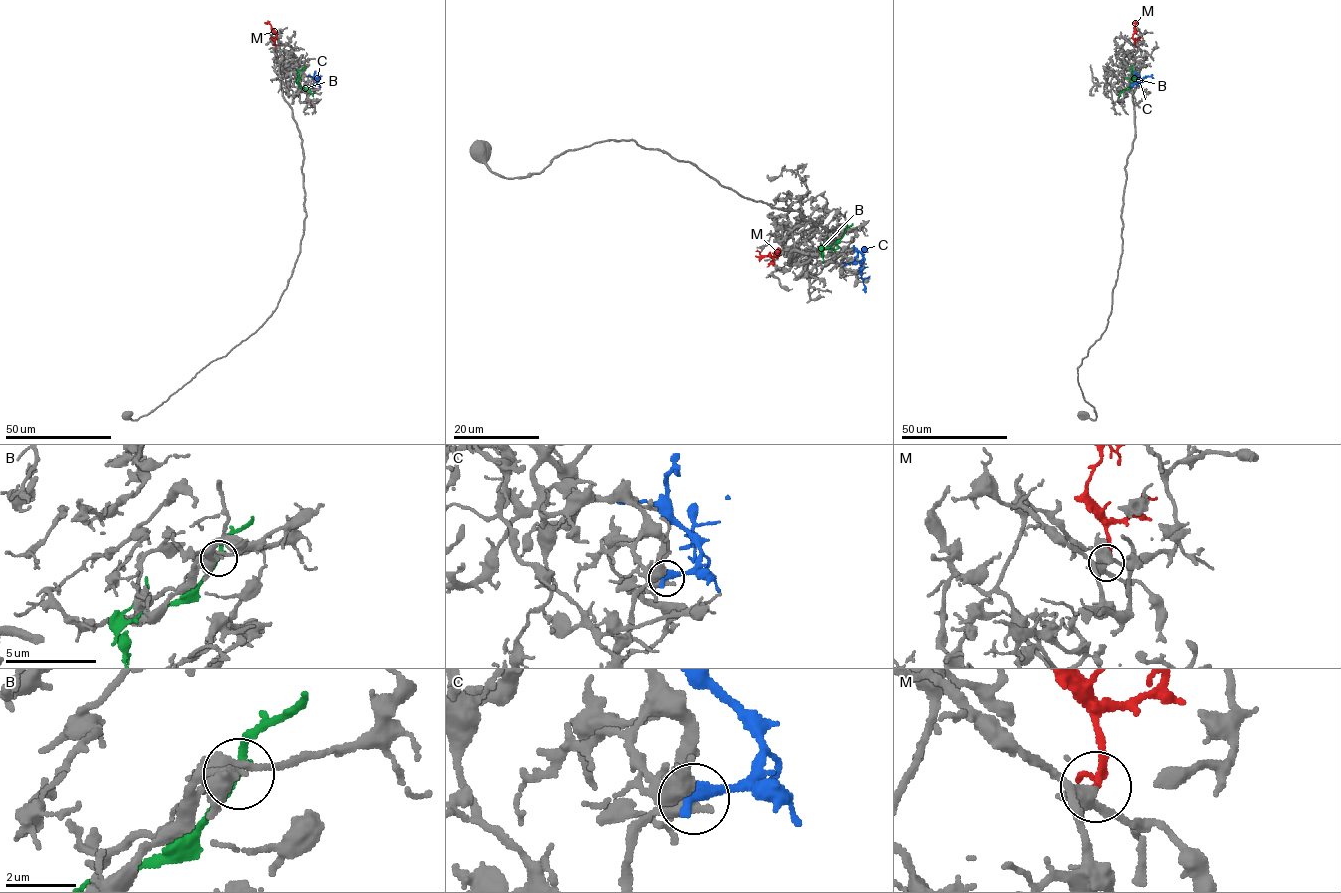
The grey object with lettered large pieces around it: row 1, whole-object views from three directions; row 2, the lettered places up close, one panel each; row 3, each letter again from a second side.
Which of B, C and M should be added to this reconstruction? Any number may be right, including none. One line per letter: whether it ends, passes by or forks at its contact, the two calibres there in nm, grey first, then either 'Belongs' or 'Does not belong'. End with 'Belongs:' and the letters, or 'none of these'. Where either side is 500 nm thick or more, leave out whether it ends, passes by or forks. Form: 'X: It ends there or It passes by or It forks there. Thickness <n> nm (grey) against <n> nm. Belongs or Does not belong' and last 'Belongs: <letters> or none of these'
B: It passes by. Thickness 440 nm (grey) against 200 nm. Does not belong
C: Thickness 420 nm (grey) against 500 nm. Does not belong
M: It passes by. Thickness 320 nm (grey) against 120 nm. Belongs
Belongs: M

